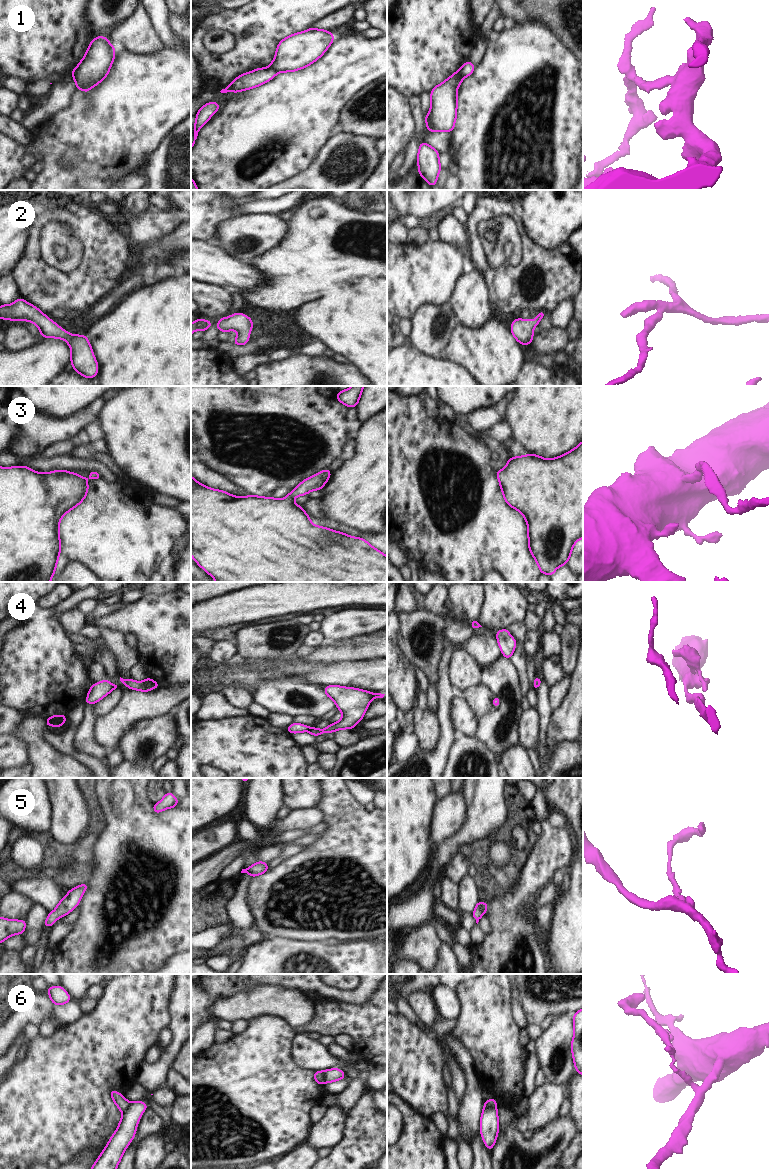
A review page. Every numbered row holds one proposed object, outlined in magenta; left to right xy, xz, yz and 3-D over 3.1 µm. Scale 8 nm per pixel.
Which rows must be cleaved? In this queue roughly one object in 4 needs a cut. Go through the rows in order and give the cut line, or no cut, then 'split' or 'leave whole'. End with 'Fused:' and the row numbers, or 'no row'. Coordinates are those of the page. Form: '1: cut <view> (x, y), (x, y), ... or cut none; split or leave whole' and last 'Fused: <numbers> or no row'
1: cut yz (460, 68), (460, 74), (463, 77); split
2: cut none; leave whole
3: cut none; leave whole
4: cut xz (310, 727), (307, 730); split
5: cut none; leave whole
6: cut xz (322, 1071), (324, 1082); split
Fused: 1, 4, 6

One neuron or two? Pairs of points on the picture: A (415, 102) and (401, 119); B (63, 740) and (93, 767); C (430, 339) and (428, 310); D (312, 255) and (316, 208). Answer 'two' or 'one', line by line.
A: two
B: one
C: one
D: one

